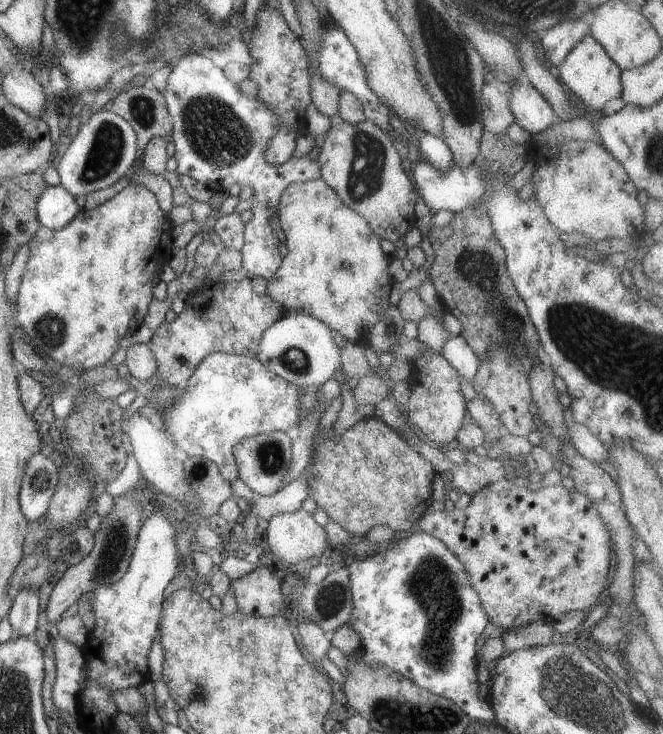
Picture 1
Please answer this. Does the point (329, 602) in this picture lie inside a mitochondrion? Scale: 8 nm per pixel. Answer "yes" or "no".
yes

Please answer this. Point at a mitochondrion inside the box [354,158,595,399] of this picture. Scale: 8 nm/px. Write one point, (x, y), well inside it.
(478, 269)

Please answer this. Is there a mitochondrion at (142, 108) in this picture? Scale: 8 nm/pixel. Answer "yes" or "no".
yes

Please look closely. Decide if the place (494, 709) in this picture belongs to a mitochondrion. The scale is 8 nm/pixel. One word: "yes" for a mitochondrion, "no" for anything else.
no

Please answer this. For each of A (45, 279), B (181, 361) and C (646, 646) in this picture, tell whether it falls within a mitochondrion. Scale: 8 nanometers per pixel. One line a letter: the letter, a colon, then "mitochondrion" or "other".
A: other
B: mitochondrion
C: other

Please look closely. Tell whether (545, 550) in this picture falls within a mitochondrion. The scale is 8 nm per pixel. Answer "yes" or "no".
yes

